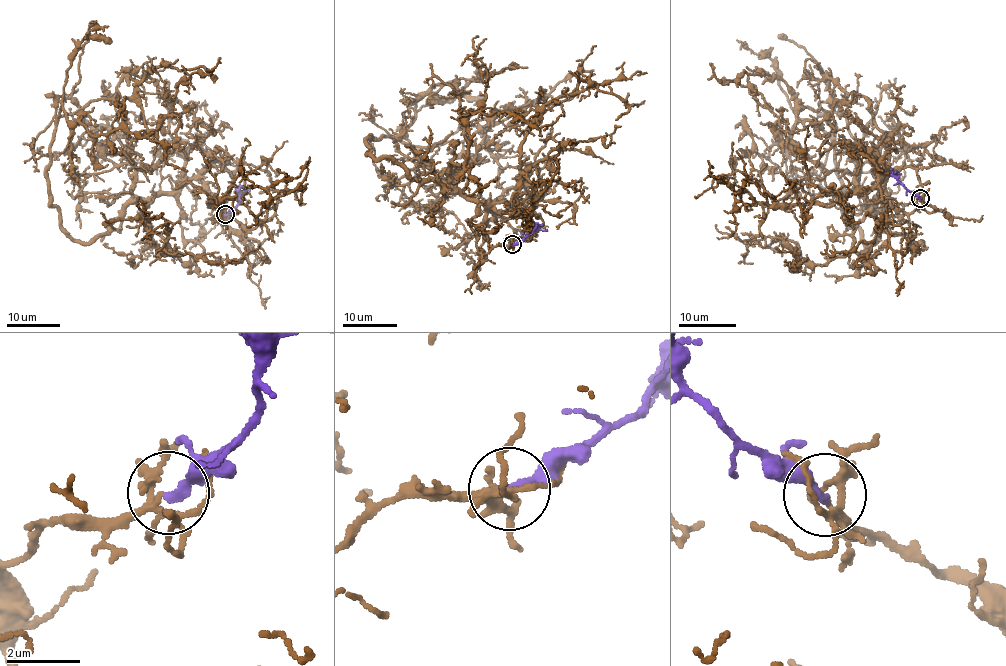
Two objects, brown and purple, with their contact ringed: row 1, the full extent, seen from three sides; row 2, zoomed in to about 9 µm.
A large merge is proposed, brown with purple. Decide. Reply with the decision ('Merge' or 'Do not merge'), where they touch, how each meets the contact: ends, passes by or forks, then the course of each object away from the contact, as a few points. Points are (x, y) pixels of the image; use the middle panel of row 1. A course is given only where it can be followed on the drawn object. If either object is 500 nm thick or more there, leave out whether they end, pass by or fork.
Do not merge. Place: (512, 244). At the ring brown forks. At the ring purple ends. Course of brown: (511, 245), (478, 250), (477, 204), (443, 179), (454, 170), (397, 143), (433, 85), (527, 68). Course of purple: (513, 245), (535, 229), (547, 229)

